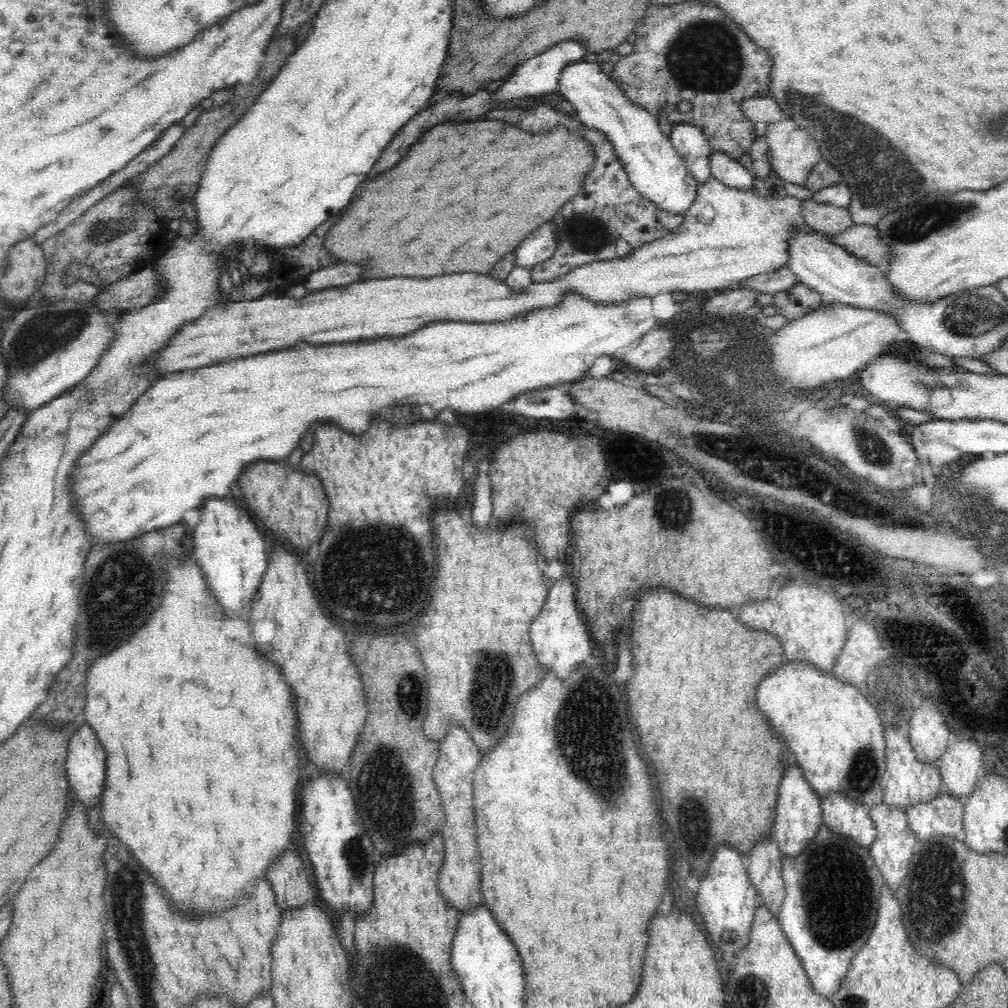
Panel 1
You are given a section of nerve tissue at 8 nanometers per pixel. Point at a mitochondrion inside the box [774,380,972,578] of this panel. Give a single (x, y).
(899, 518)

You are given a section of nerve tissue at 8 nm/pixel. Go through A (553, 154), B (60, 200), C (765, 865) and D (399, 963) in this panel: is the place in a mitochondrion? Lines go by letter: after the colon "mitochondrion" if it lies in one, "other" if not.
A: other
B: other
C: other
D: mitochondrion

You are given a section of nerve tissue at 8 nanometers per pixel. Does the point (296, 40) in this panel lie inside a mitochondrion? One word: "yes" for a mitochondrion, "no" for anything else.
no

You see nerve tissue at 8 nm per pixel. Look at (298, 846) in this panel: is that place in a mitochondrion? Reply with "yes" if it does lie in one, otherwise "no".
no

